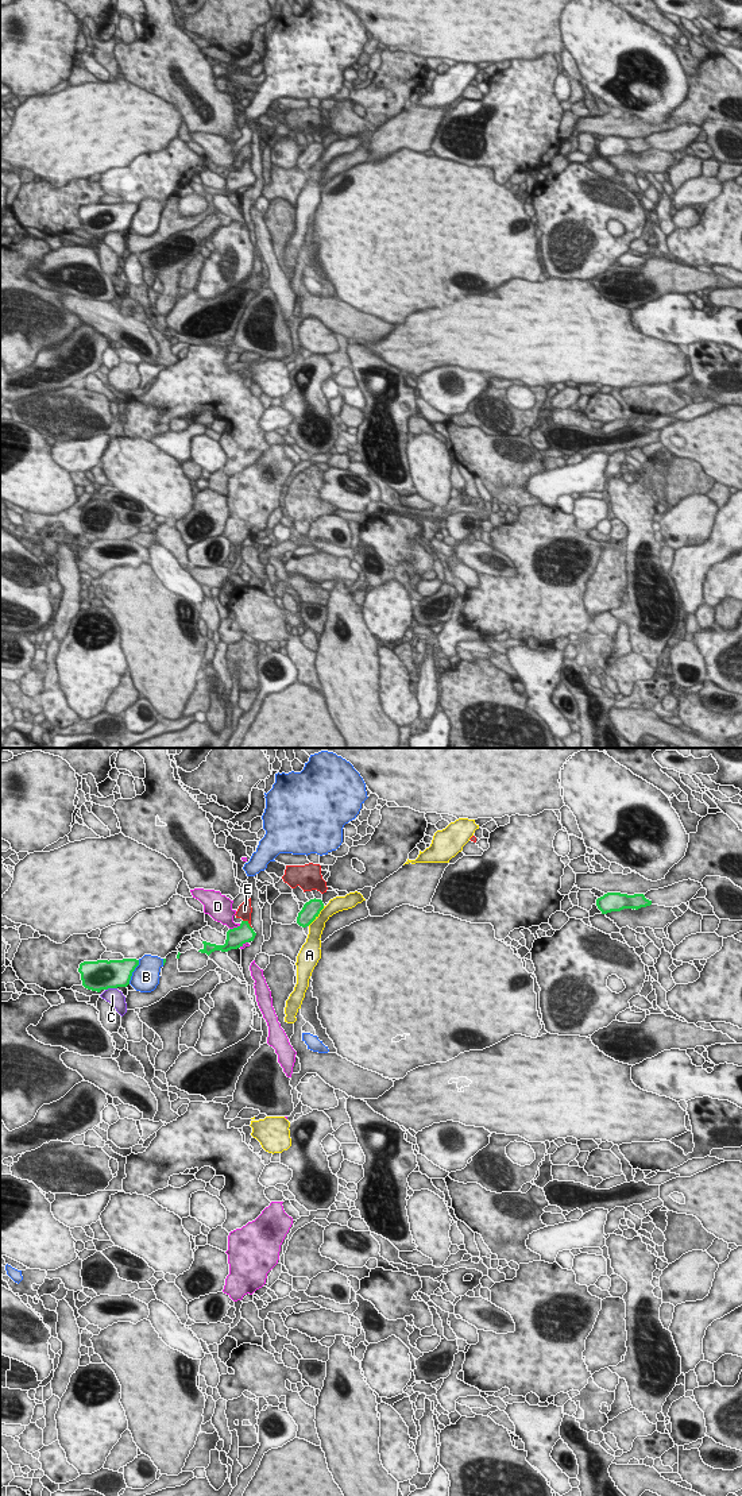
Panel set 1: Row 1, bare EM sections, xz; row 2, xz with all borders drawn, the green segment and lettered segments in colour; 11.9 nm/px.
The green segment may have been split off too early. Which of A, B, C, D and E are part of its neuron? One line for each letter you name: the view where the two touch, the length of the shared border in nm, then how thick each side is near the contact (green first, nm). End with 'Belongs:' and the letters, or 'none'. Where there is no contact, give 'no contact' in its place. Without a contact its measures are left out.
E: contact in xz; length 150 nm; calibres 220 and 170 nm
Belongs: E

